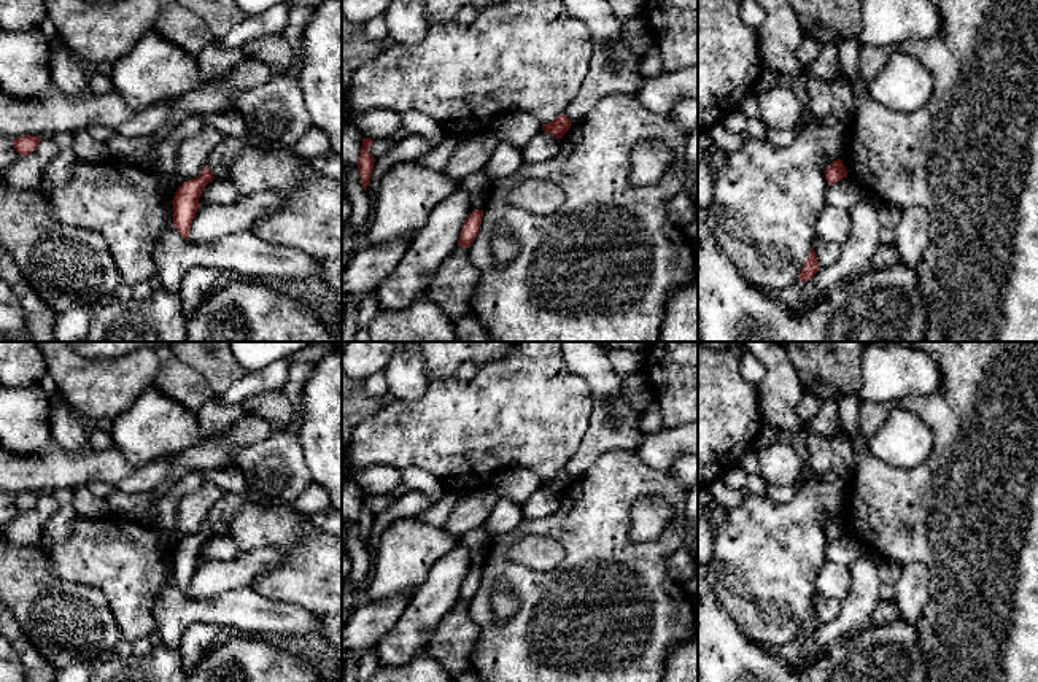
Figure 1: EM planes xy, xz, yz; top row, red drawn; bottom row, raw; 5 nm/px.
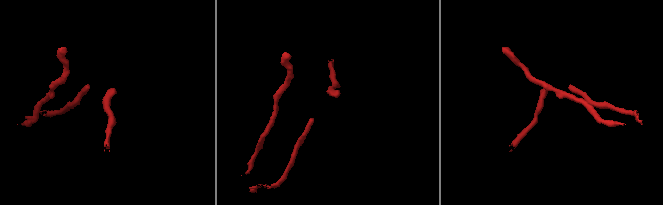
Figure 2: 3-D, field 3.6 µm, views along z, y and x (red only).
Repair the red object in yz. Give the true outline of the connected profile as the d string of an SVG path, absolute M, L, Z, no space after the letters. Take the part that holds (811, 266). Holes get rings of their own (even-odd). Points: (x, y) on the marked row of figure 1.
M812 245L812 250L801 269L798 281L809 281L819 272L819 269L820 269L820 265L819 265L817 254L815 254L814 245Z

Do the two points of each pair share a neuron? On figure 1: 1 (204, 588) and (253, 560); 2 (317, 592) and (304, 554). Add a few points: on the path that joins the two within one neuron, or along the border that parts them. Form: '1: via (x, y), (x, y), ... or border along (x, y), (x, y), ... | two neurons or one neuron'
1: via (216, 577), (240, 573) | one neuron
2: via (317, 582), (317, 566), (313, 563) | one neuron

